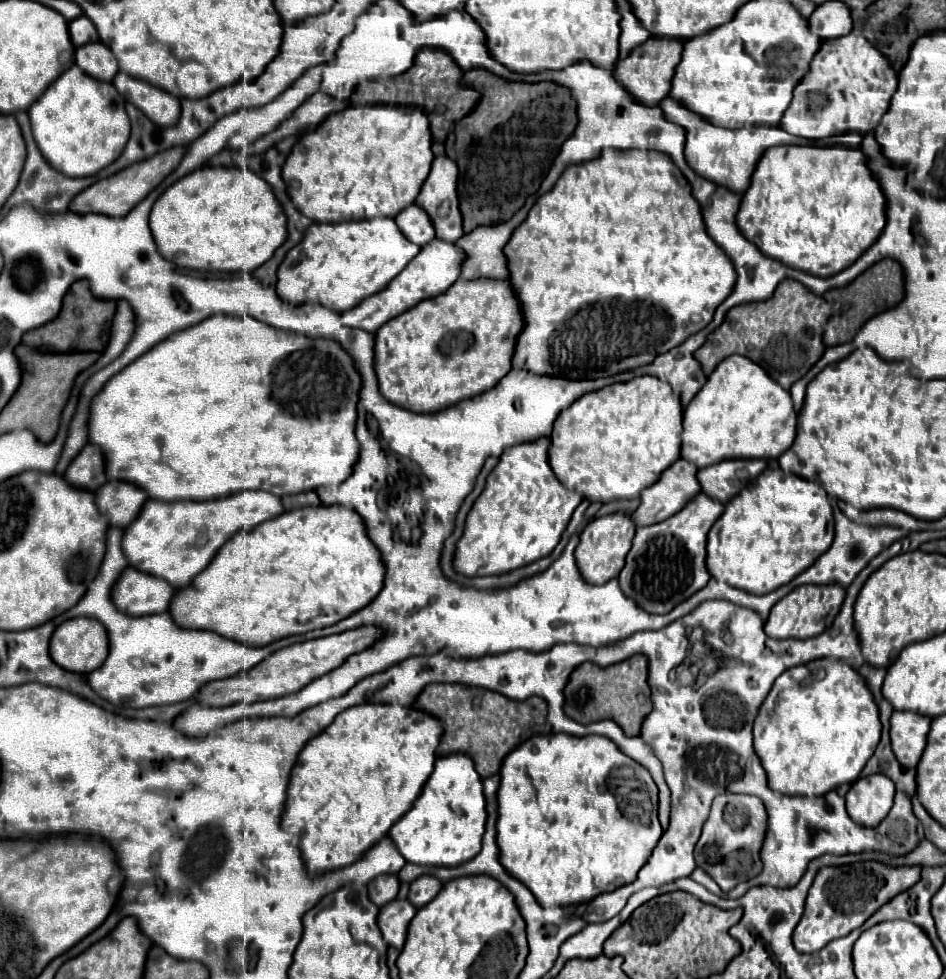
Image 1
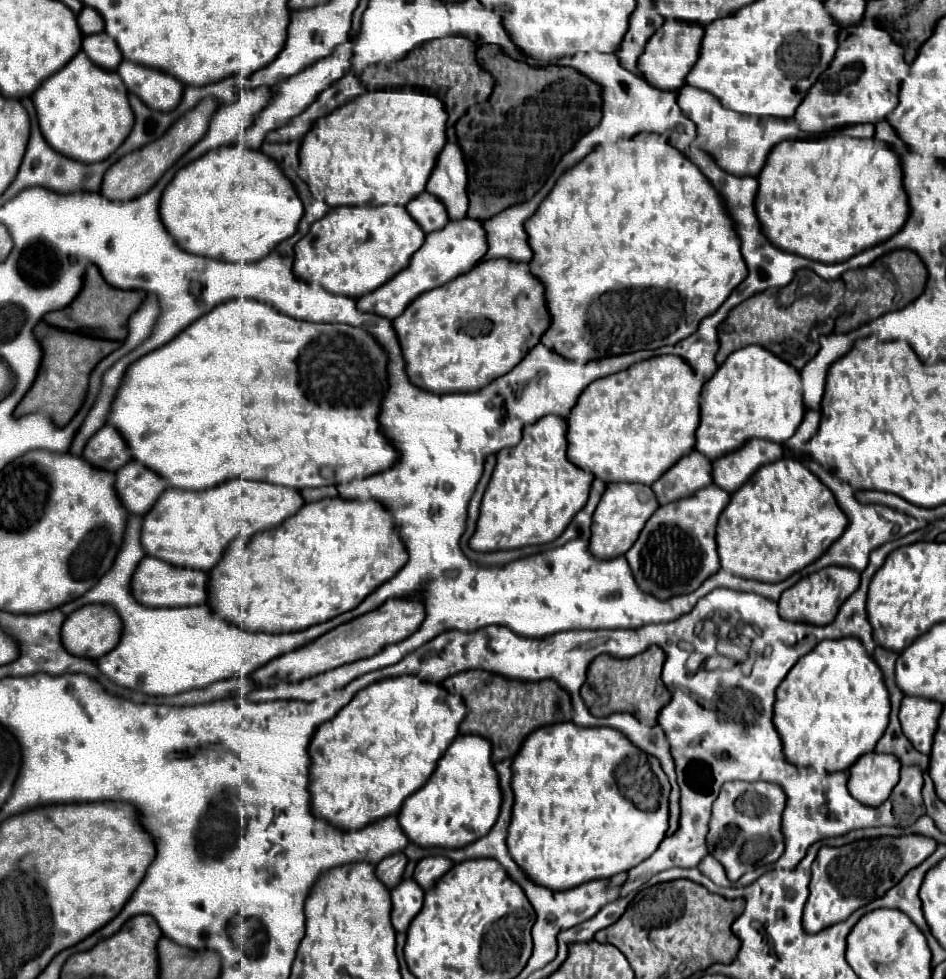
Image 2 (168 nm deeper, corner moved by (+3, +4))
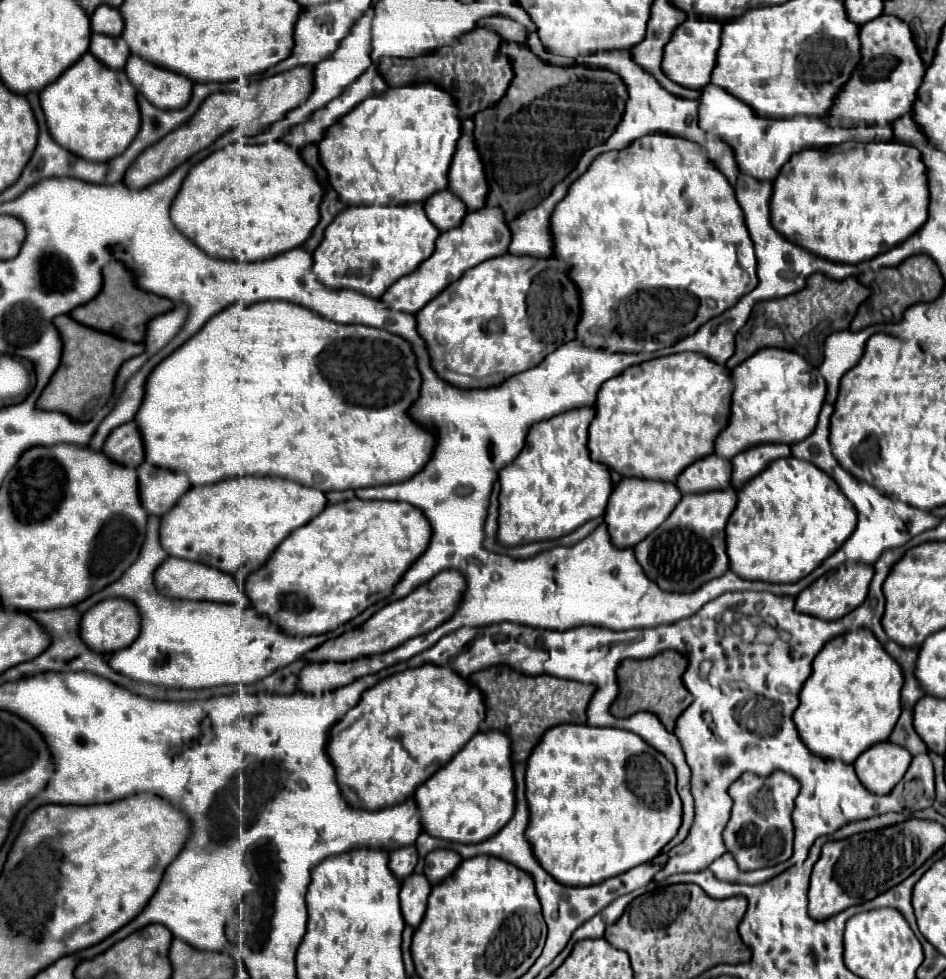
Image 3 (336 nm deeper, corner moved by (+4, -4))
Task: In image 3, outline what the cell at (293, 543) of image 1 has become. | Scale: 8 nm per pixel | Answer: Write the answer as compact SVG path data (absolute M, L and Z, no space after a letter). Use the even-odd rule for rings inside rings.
M350 499L336 505L326 505L320 515L292 531L270 555L270 559L244 579L244 591L252 609L262 617L268 617L284 633L294 637L328 633L354 619L376 601L386 599L398 579L424 553L428 541L428 521L408 503Z

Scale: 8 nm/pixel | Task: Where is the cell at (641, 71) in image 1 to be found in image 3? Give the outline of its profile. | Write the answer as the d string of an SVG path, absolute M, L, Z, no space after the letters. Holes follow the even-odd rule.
M690 17L684 23L680 23L674 29L670 41L664 45L664 55L662 55L664 75L670 81L674 81L686 89L702 89L704 85L708 85L712 67L716 63L716 51L720 45L720 31L722 31L722 23L718 23L714 19Z

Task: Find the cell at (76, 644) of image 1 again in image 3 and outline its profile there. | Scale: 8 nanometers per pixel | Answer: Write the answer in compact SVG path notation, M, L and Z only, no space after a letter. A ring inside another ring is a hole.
M122 599L100 601L82 615L80 637L94 653L110 655L124 649L138 637L138 609Z

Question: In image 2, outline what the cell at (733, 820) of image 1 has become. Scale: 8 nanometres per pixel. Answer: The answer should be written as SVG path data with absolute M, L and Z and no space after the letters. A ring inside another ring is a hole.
M727 781L713 805L711 829L707 835L709 853L723 863L727 877L737 881L743 873L761 865L775 863L785 849L781 833L781 813L785 809L787 795L781 785L769 781Z

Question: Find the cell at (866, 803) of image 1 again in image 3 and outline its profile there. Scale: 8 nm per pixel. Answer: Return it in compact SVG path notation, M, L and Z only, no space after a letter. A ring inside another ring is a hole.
M884 741L882 745L874 745L864 751L856 759L854 769L860 783L870 793L888 795L904 777L910 761L912 755L906 753L904 747L890 745L890 741Z

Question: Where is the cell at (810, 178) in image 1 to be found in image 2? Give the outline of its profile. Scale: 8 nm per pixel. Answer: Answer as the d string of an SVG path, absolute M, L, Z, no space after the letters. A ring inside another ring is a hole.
M831 135L819 141L783 141L779 143L771 155L767 157L765 169L759 173L759 191L757 191L757 217L761 221L763 233L769 237L769 241L775 241L775 247L789 251L789 253L799 253L807 259L815 259L821 263L839 263L851 259L855 253L861 253L863 249L871 249L871 245L879 245L887 241L887 237L893 237L895 231L899 231L909 213L909 201L907 193L903 189L903 169L901 169L901 157L891 151L891 147L875 137L871 139L855 139L855 137L845 137L845 135Z

